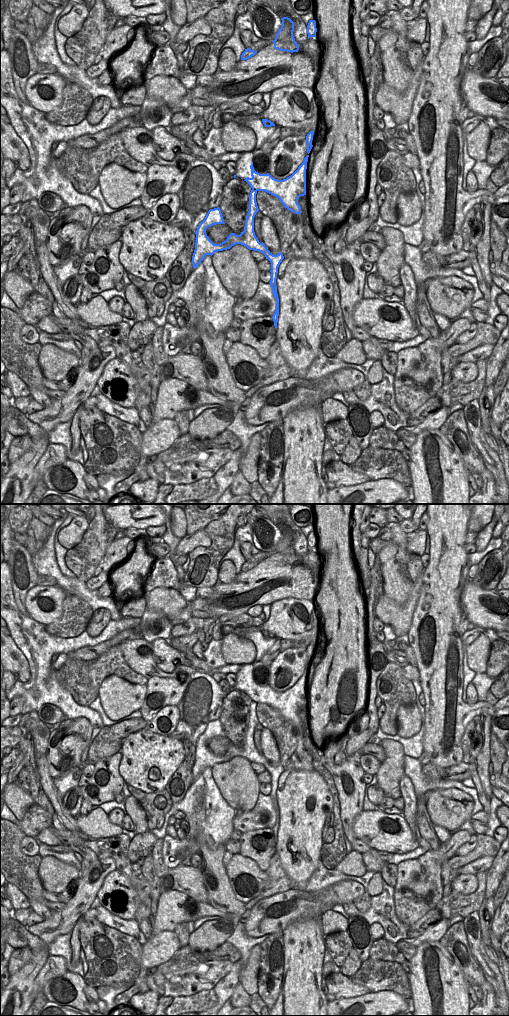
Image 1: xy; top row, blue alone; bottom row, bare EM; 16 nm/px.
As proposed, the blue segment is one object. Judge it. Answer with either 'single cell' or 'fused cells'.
fused cells

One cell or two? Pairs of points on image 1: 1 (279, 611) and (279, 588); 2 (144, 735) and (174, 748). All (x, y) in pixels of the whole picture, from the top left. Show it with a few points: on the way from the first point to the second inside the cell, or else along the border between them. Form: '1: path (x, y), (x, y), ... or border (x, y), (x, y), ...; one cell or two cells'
1: border (302, 598), (282, 598), (275, 600), (270, 605); two cells
2: path (151, 742), (157, 748), (167, 748); one cell

